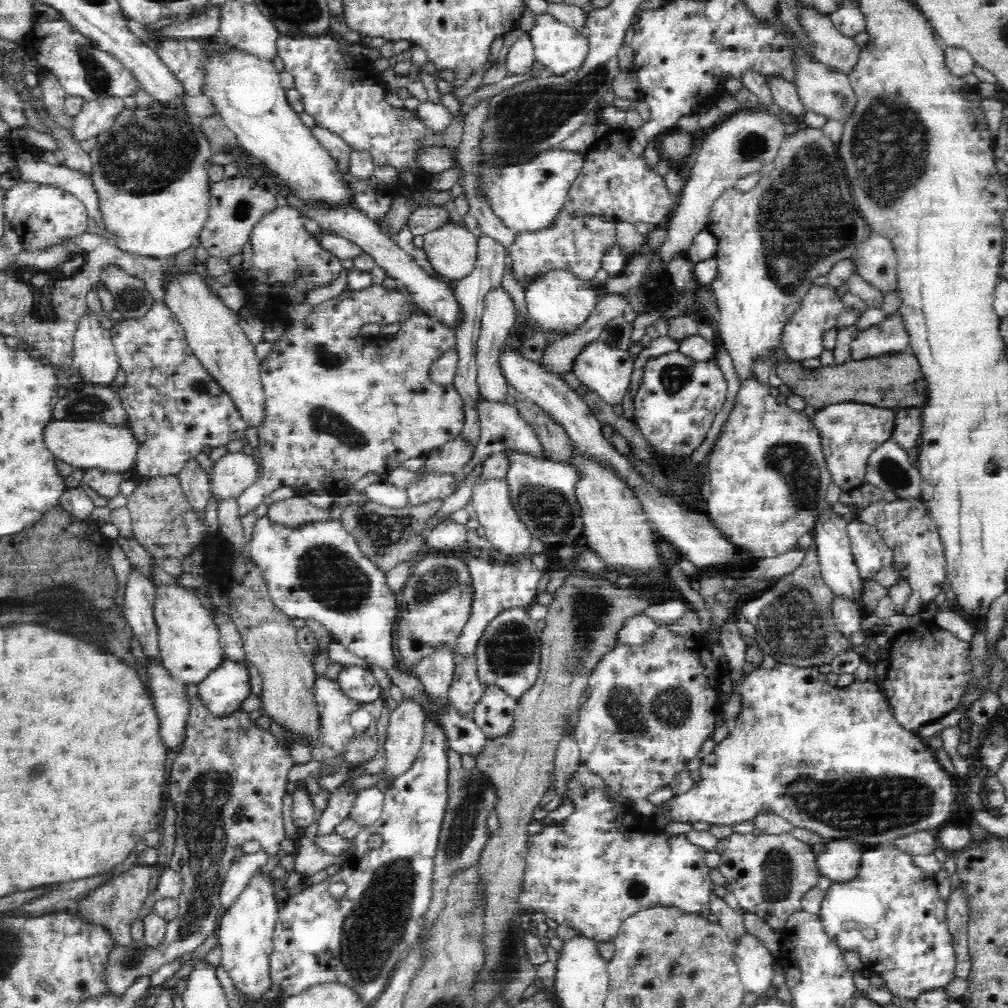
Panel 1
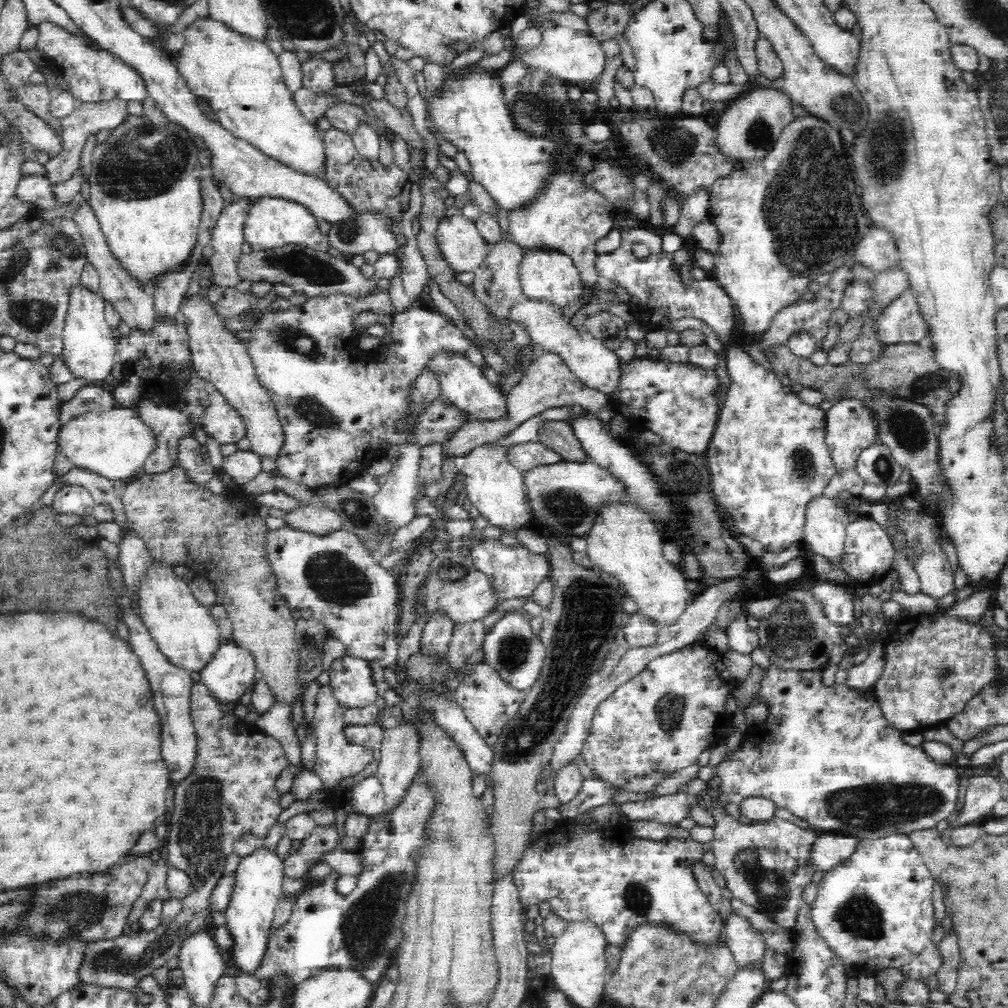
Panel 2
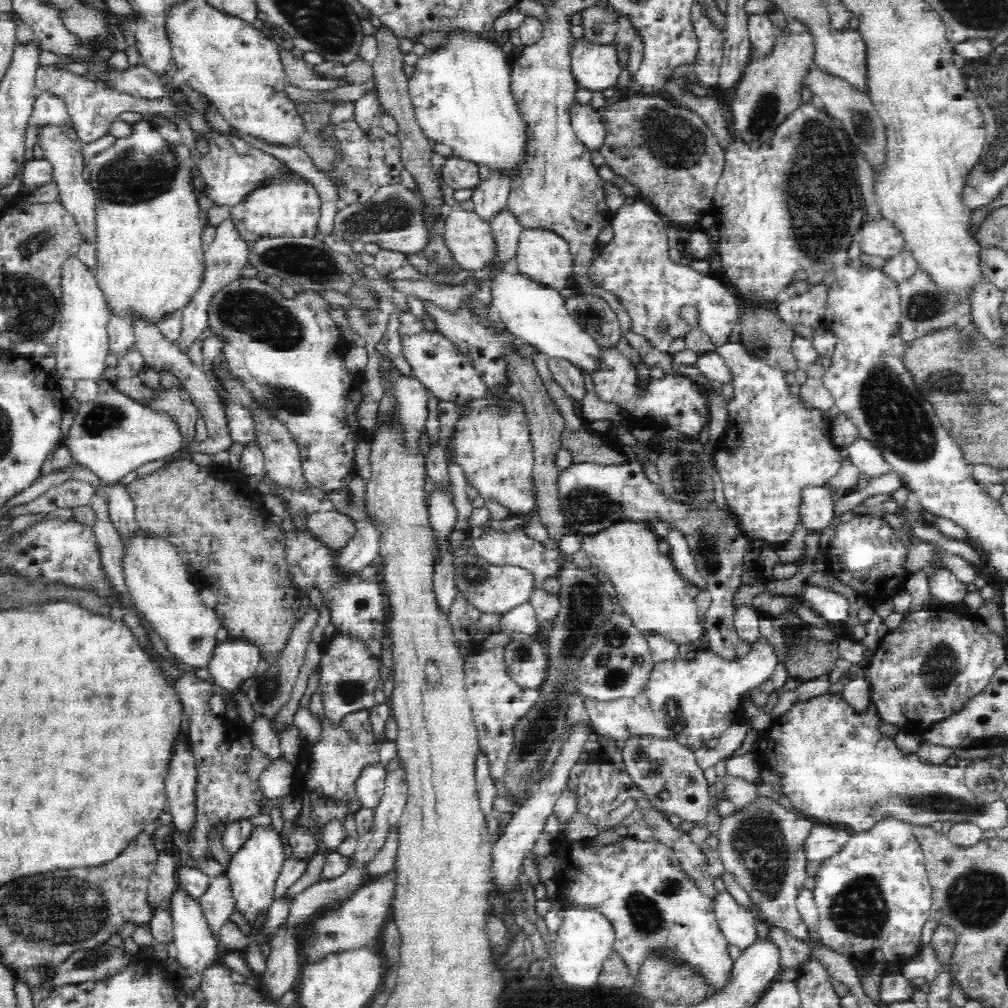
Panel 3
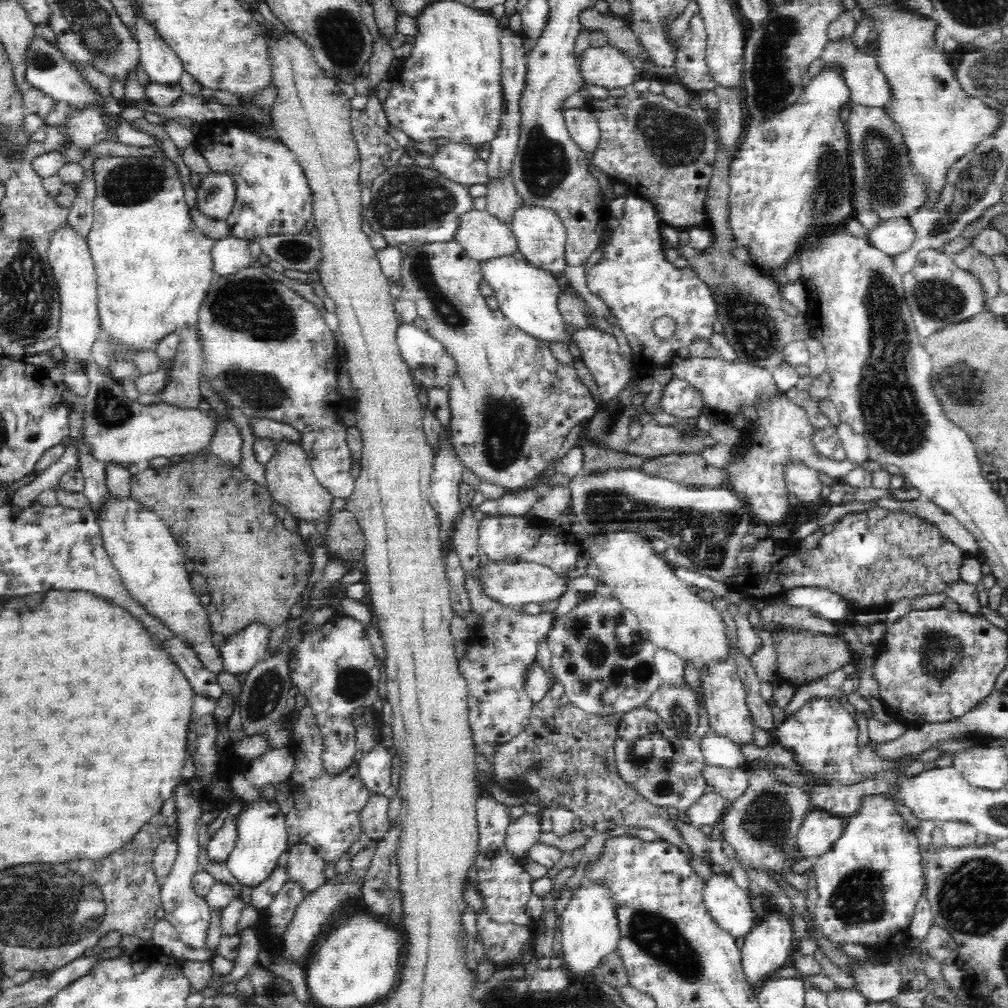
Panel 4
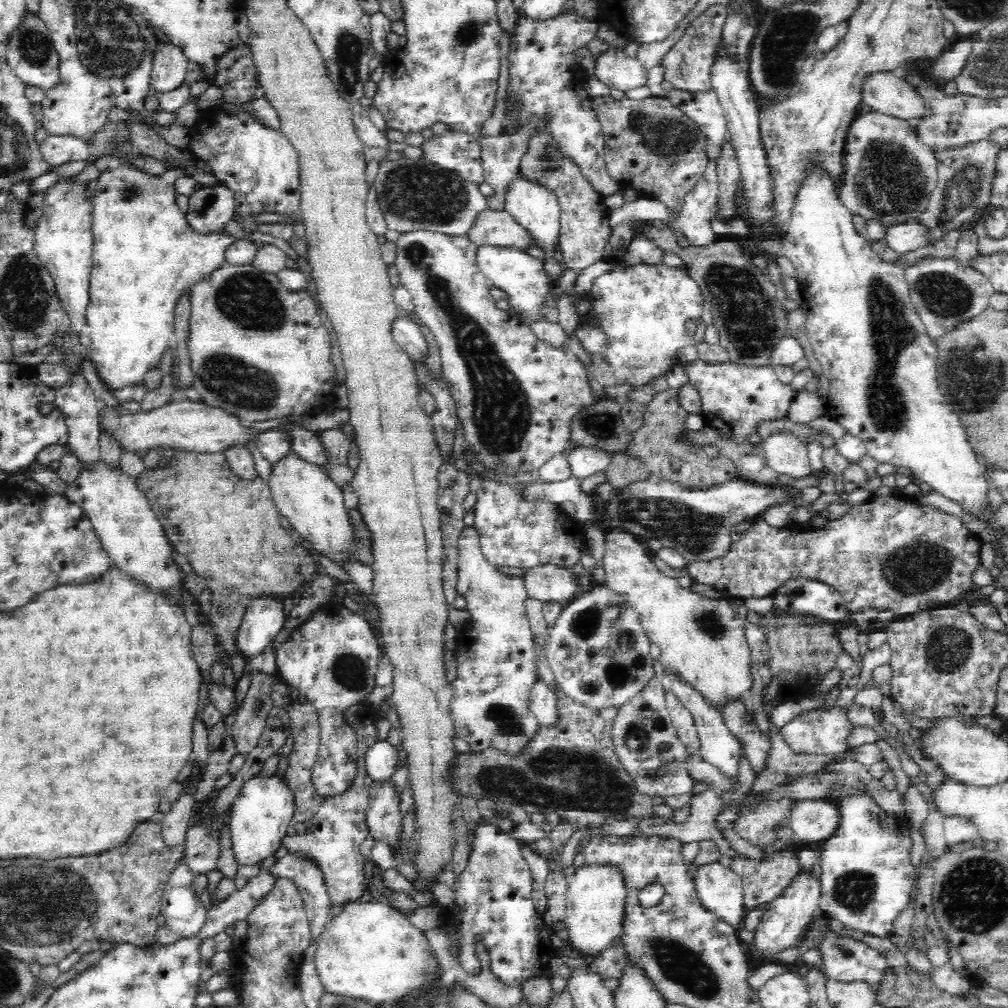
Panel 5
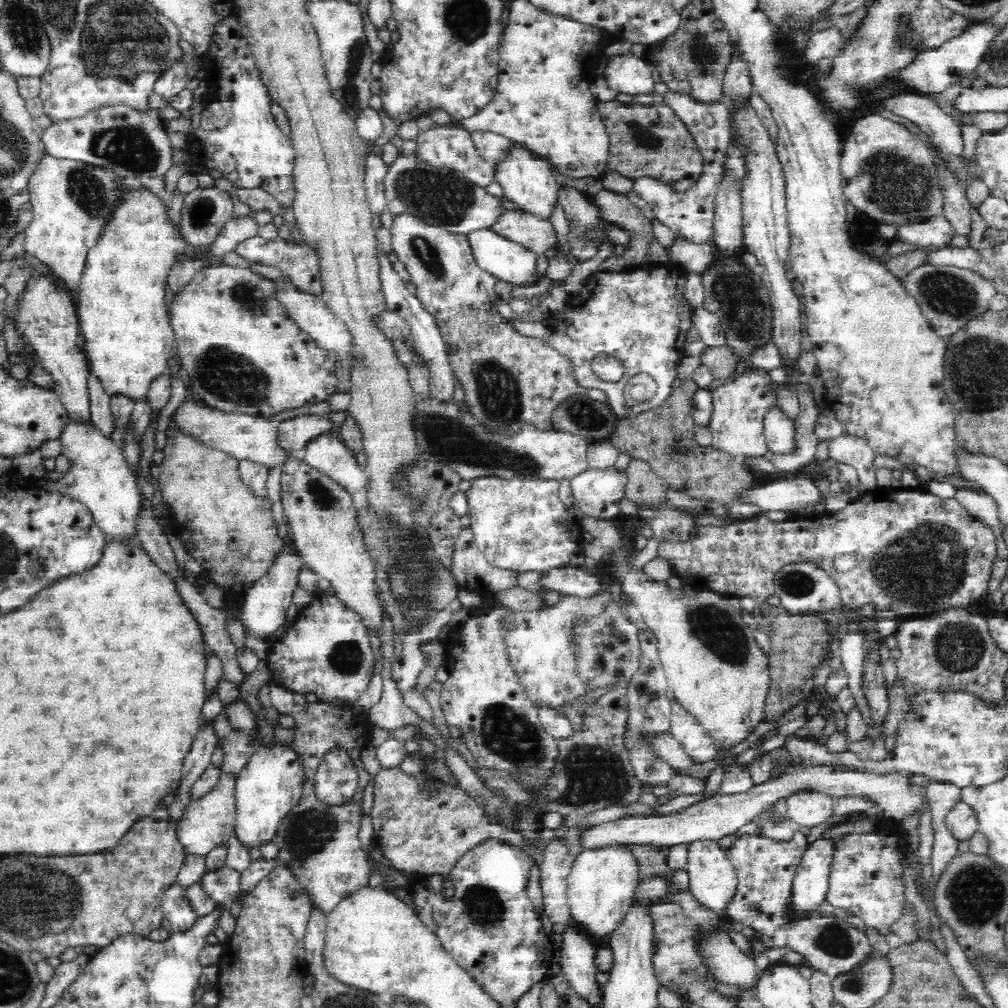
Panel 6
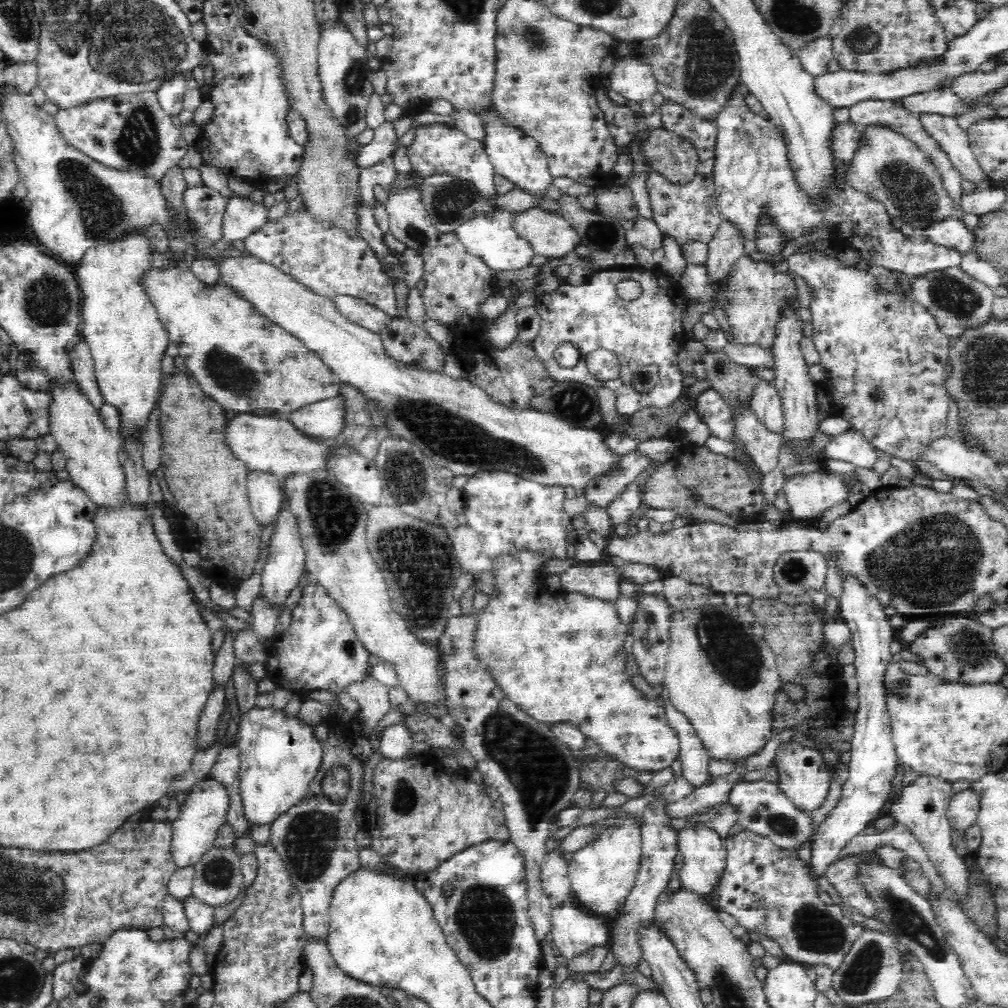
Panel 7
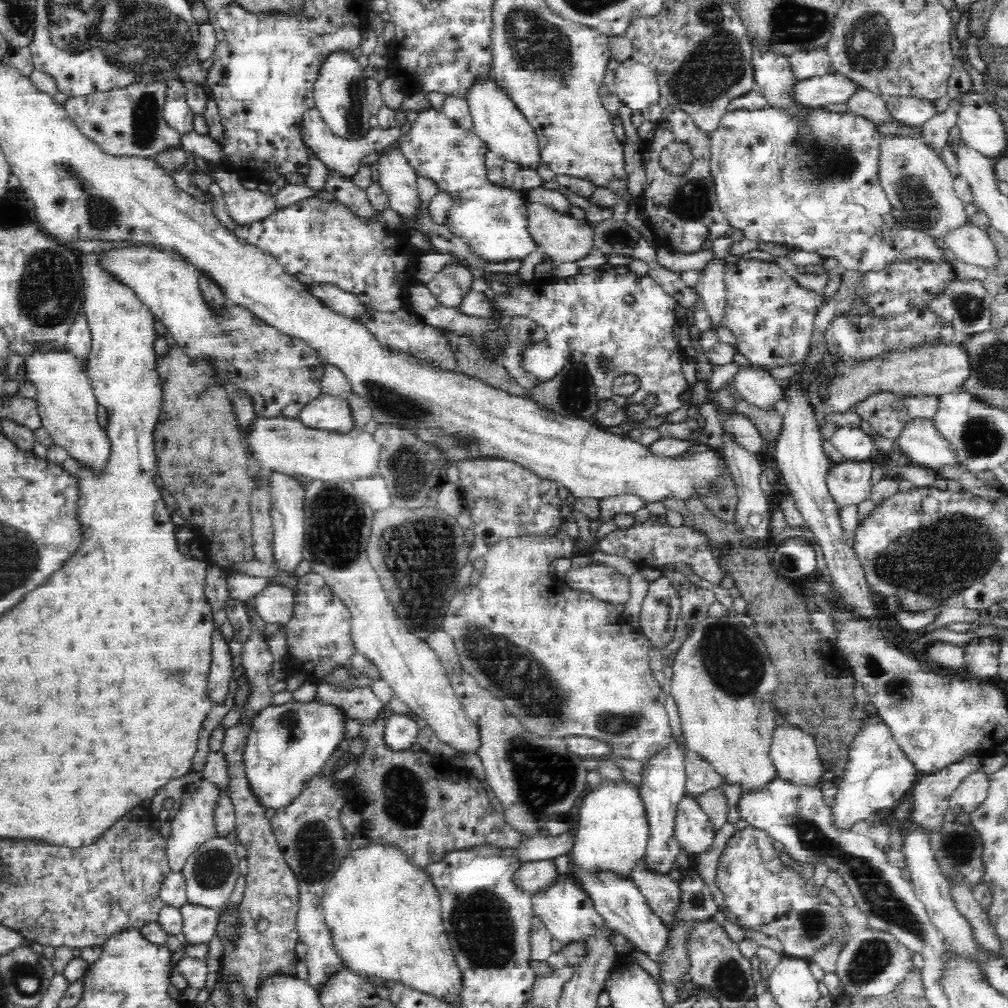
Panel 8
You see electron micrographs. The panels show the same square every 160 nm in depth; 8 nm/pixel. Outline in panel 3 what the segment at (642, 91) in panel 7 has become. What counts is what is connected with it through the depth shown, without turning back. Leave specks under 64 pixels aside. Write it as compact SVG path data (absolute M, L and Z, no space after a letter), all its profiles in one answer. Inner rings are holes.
M584 38L576 39L572 53L572 73L578 87L589 91L617 89L622 66L614 45L598 45Z

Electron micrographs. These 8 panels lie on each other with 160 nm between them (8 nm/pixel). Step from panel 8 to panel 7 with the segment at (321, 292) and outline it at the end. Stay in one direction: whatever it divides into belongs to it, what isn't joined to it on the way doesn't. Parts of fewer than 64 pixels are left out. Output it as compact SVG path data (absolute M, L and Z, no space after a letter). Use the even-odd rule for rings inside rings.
M340 295L332 297L331 301L342 316L372 332L379 333L392 320L379 308L360 298Z

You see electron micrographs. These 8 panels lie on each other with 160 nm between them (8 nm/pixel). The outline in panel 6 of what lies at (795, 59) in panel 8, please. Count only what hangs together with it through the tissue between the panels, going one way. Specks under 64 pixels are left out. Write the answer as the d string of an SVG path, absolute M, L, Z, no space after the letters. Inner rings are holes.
M831 26L812 34L804 46L805 63L811 67L816 66L822 58L833 58L841 54L843 48L842 38L838 30Z

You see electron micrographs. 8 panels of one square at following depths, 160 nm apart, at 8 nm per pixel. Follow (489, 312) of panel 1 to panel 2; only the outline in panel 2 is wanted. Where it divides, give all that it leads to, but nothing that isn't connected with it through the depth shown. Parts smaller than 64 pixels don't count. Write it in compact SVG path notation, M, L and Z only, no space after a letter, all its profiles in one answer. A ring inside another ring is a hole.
M512 233L506 236L499 236L490 246L488 254L482 266L478 267L474 273L473 288L478 299L488 307L488 311L495 313L500 321L508 321L507 310L523 295L521 281L519 278L519 266L524 254L522 247L514 241Z

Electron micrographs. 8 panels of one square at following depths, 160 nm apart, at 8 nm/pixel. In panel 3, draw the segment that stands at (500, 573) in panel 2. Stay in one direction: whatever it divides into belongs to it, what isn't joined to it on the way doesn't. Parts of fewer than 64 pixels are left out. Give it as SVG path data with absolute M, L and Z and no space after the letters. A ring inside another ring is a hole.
M484 530L482 536L473 542L476 554L494 565L515 565L530 570L536 579L536 588L549 577L557 577L563 565L567 562L567 555L559 549L550 550L544 542L528 538L526 530L514 532L498 532L498 530Z

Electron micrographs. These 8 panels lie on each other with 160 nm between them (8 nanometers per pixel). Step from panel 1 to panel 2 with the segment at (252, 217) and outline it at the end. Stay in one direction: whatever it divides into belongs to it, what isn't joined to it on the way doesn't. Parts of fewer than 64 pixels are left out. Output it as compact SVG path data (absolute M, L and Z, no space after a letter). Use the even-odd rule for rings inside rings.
M234 198L224 206L211 234L214 254L206 260L210 287L234 288L240 281L237 267L242 254L243 224L250 199Z

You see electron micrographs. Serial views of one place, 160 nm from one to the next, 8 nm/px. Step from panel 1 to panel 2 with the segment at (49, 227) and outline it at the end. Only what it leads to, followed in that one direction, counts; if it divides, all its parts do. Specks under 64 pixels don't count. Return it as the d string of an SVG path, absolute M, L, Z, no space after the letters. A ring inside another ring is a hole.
M28 174L23 176L16 188L16 195L20 199L30 201L33 211L40 211L42 218L40 222L52 220L61 216L72 216L73 205L57 206L52 188L49 187L48 179L42 174Z

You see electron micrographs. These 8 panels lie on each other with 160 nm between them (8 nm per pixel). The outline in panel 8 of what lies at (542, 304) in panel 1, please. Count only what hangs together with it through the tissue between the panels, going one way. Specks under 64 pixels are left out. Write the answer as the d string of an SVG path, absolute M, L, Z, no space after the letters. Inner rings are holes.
M490 75L474 78L465 92L465 99L473 120L471 131L482 139L488 150L518 163L520 167L537 168L541 155L535 130L524 113L516 107L512 97L504 89L500 89Z

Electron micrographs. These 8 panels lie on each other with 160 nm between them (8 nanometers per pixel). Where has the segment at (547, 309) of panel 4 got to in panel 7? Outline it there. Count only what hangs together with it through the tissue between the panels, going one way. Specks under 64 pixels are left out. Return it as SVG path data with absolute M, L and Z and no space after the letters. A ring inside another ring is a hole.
M498 207L487 211L476 211L468 220L456 225L453 233L460 239L468 253L480 257L492 270L496 272L518 270L530 265L535 252L532 250L531 244L516 233L515 214L510 209Z

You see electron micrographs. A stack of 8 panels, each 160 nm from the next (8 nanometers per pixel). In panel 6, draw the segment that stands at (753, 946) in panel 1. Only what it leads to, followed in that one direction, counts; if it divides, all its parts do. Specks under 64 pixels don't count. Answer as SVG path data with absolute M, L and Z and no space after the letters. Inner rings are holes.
M693 840L687 844L687 847L685 869L689 876L689 891L702 907L722 916L737 885L737 876L732 863L715 840Z

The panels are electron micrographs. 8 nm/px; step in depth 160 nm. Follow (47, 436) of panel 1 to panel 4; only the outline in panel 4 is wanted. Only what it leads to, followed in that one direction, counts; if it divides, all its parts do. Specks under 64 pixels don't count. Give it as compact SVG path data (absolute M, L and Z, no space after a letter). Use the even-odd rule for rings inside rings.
M95 361L85 366L89 378L89 391L84 399L84 435L91 444L92 453L102 463L116 461L125 467L131 464L146 466L156 456L181 459L186 454L200 454L210 447L216 432L215 415L196 408L180 408L158 403L142 405L125 396L119 382L108 373L101 372Z

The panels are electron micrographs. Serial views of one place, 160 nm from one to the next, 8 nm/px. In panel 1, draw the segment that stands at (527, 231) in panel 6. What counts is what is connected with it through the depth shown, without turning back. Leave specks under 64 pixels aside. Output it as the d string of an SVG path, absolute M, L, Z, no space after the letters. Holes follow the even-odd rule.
M452 221L445 222L437 229L424 234L422 249L432 268L440 276L453 280L453 284L457 280L468 276L471 270L474 270L477 260L476 236L470 232L467 226L458 225L458 223Z

